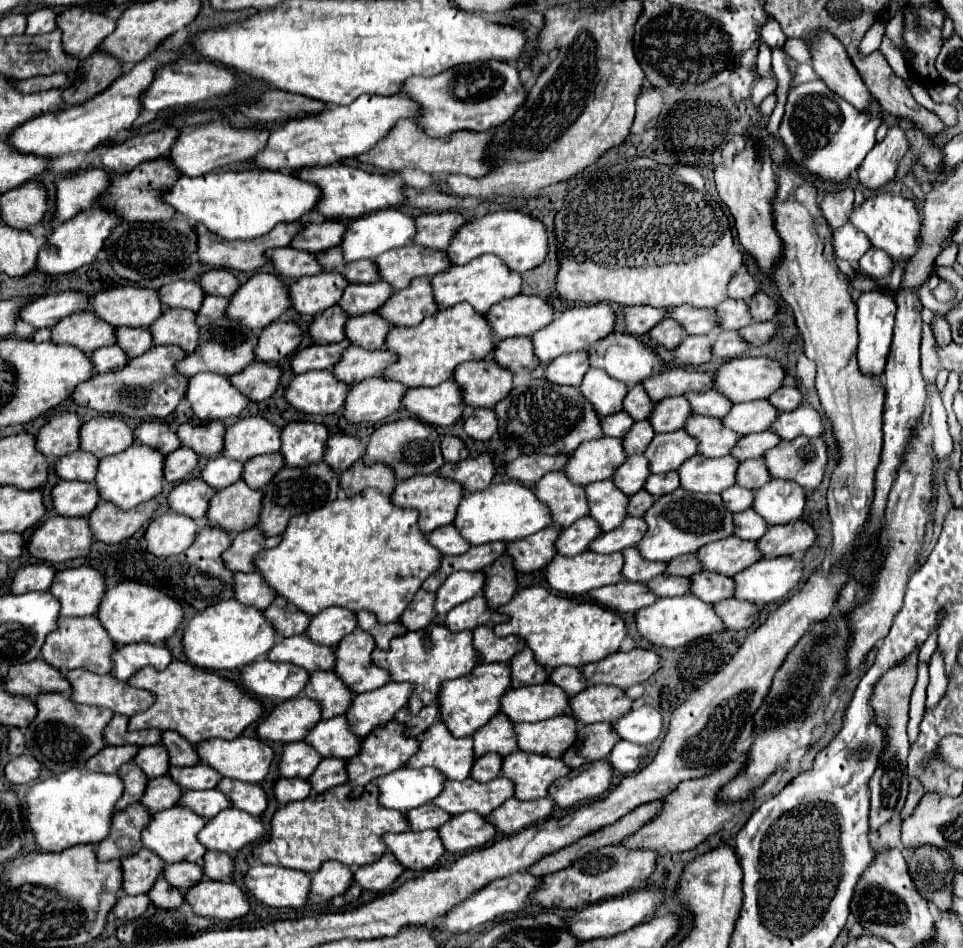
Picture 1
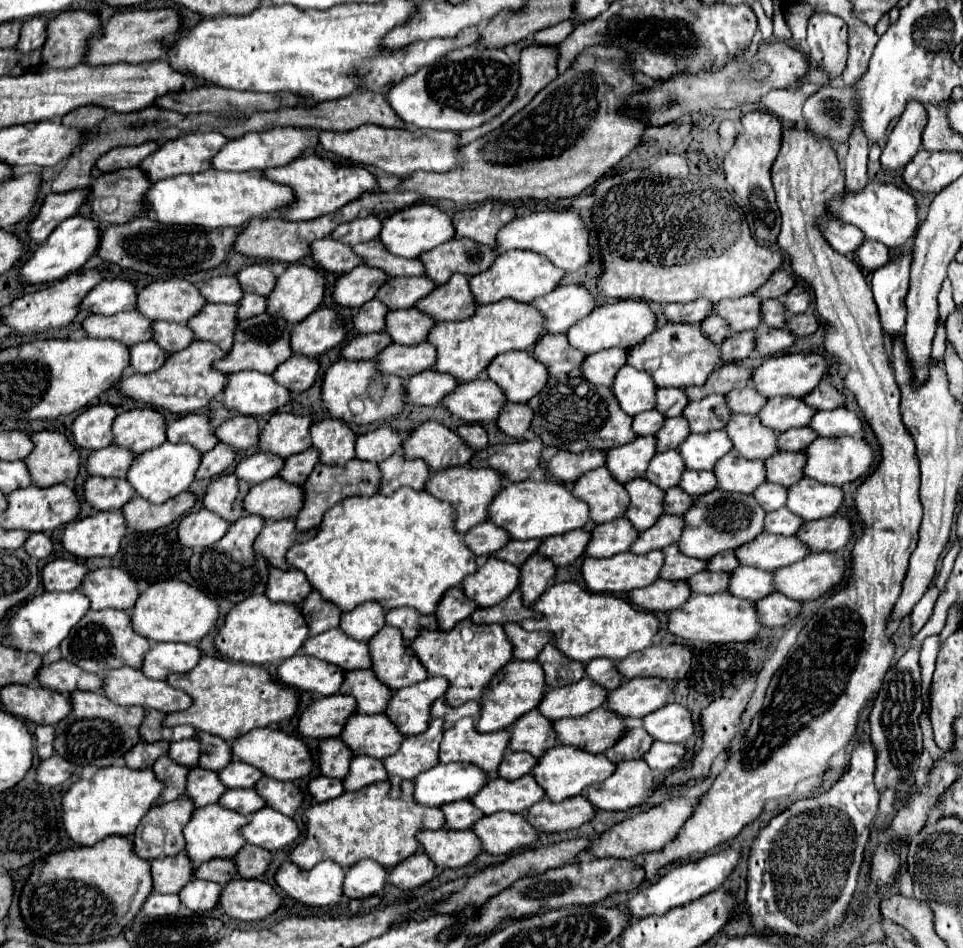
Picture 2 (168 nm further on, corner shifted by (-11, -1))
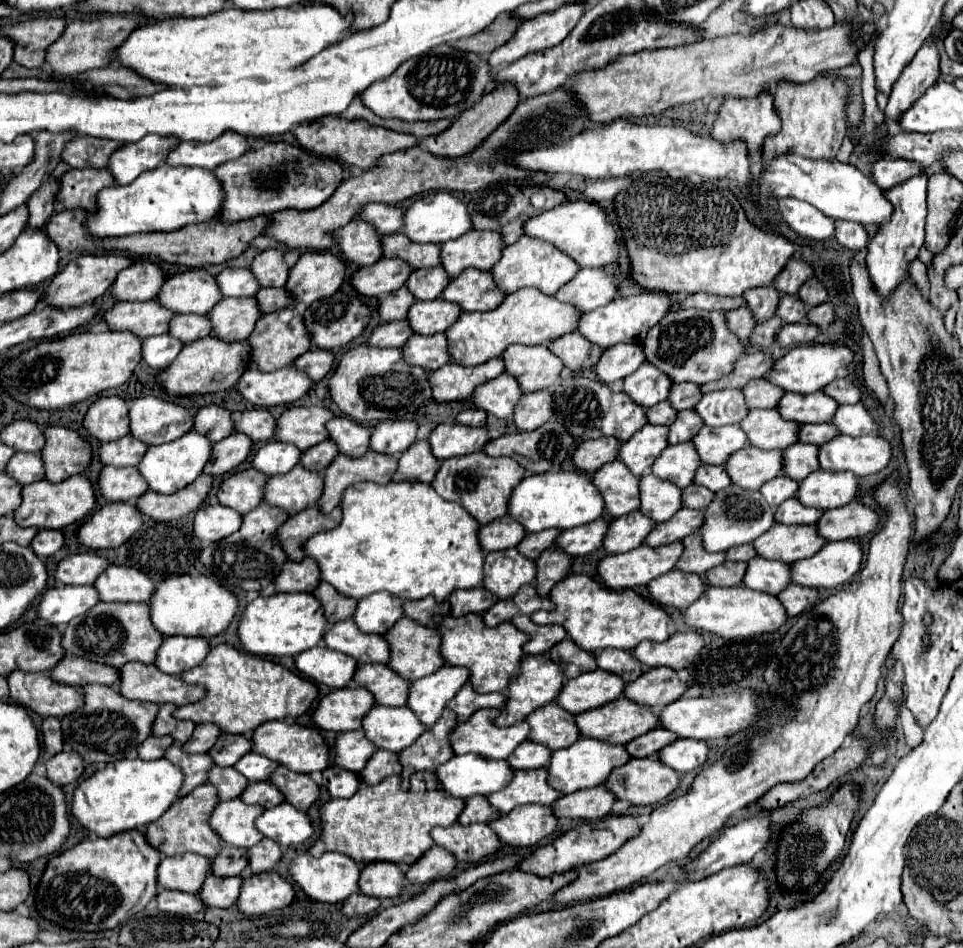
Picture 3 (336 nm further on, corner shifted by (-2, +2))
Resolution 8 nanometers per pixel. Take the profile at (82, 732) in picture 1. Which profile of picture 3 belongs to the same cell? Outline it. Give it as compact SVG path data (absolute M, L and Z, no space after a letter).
M86 685L84 697L86 705L80 711L62 717L66 751L80 753L86 763L110 763L134 755L138 745L150 737L150 729L160 705L126 699L116 689L106 685Z

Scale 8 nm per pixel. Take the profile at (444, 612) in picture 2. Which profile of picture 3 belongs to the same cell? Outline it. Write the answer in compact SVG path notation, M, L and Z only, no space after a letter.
M482 585L474 587L474 589L458 589L450 595L448 601L452 603L454 617L462 617L468 613L484 613L494 603L498 603L498 599Z

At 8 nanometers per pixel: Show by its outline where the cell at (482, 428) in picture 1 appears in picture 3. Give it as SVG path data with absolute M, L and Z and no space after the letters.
M534 391L526 393L516 411L514 411L514 423L518 429L538 429L554 415L554 399L550 391Z

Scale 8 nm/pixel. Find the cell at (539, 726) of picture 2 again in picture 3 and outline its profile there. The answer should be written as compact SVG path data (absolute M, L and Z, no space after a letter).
M556 703L544 705L542 709L534 711L528 717L530 727L532 727L530 739L542 745L548 745L550 749L570 747L574 745L574 741L582 739L582 733L578 733L578 725L574 717L576 715L568 713Z

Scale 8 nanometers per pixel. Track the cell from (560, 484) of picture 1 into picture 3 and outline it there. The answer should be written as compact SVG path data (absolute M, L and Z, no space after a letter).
M622 461L604 465L592 475L592 481L604 493L608 515L622 517L626 513L638 511L640 505L638 477L630 475L630 469L626 469Z

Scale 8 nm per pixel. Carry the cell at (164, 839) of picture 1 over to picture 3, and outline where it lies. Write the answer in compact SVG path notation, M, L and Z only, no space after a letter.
M242 799L224 801L212 811L210 827L222 837L224 843L248 849L264 839L262 833L254 829L254 821L262 815L262 811L262 805L246 805Z

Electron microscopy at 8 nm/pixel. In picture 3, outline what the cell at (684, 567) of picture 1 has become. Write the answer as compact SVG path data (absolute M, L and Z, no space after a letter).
M740 545L740 547L734 547L734 549L728 549L728 559L730 561L750 561L754 557L758 557L756 549L752 545Z

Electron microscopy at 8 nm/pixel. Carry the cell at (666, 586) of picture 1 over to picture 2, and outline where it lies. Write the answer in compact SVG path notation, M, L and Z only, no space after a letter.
M699 572L691 578L687 578L685 582L689 584L691 592L715 594L715 592L725 592L727 590L727 580L729 580L727 572Z

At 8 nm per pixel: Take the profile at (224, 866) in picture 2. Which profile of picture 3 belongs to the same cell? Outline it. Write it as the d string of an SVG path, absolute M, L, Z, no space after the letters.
M224 845L220 855L212 863L212 873L216 877L232 877L244 873L246 867L248 867L248 849Z

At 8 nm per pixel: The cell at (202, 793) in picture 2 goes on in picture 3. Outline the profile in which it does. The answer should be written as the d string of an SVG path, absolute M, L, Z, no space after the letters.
M214 767L208 777L210 783L218 789L222 801L236 799L248 785L246 777L242 777L242 773L238 773L234 767Z

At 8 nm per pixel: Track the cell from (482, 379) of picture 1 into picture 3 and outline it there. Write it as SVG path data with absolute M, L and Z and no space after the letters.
M510 345L504 353L504 363L506 371L518 379L524 393L536 391L538 387L548 389L560 379L564 369L562 359L544 345Z

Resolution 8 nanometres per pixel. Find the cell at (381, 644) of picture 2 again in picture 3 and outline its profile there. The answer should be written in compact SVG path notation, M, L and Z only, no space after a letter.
M402 617L386 633L386 639L392 649L392 659L388 665L410 683L434 673L446 663L438 653L438 631L414 619Z

